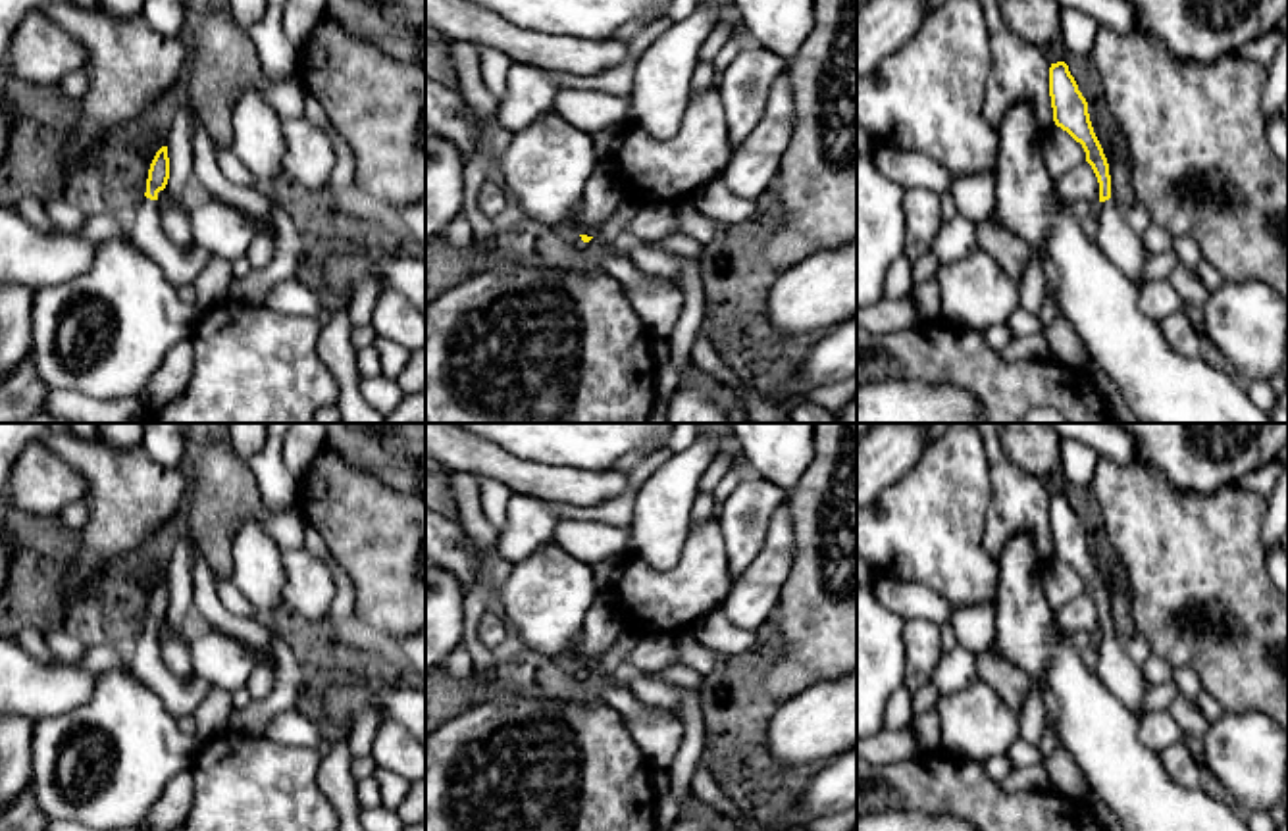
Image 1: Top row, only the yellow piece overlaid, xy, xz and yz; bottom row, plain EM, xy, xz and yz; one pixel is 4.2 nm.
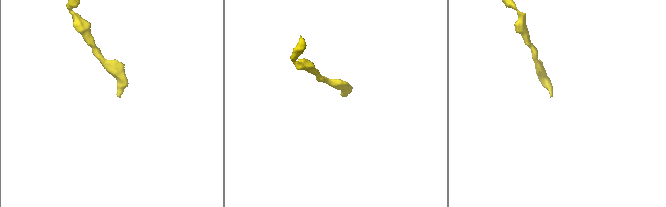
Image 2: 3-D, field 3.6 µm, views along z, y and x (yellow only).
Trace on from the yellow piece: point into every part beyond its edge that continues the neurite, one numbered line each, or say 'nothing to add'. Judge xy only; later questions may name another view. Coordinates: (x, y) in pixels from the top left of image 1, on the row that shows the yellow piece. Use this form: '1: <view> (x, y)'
1: xy (181, 266)

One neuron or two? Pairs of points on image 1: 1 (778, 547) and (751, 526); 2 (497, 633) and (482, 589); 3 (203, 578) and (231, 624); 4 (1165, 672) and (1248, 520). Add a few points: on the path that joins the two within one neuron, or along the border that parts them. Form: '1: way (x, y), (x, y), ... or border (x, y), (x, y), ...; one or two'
1: border (786, 501), (774, 512), (757, 556), (740, 576); two
2: border (486, 610), (478, 624), (478, 639), (491, 651); two
3: way (203, 589), (205, 599), (220, 614); one
4: border (1152, 653), (1175, 668); two

